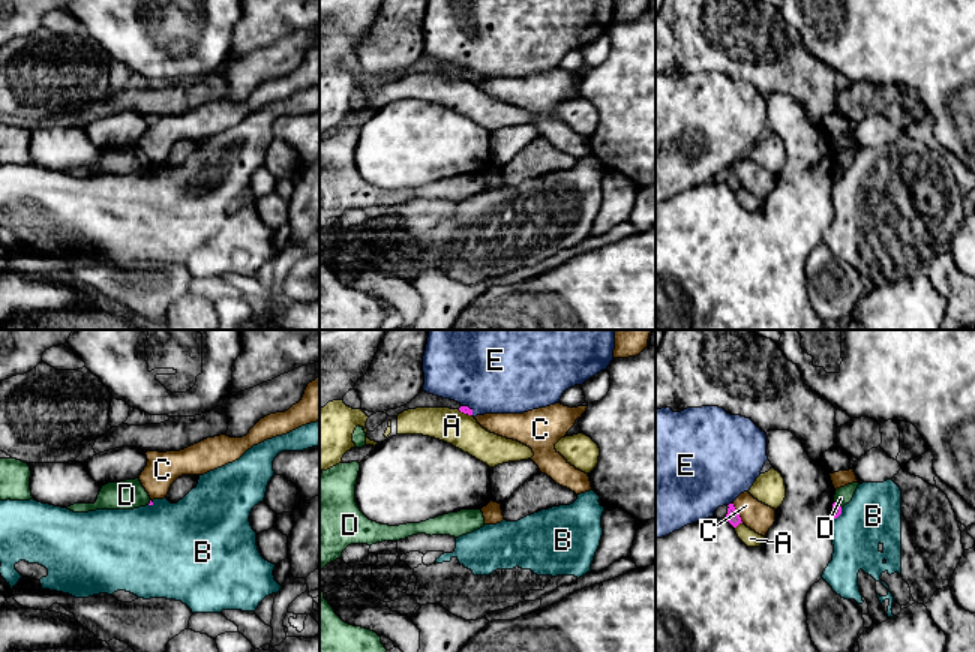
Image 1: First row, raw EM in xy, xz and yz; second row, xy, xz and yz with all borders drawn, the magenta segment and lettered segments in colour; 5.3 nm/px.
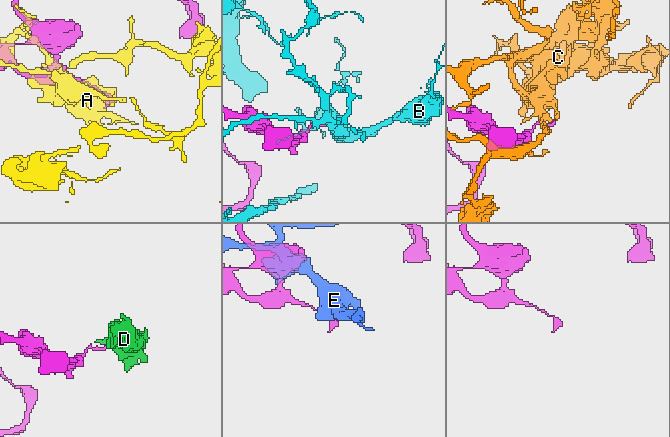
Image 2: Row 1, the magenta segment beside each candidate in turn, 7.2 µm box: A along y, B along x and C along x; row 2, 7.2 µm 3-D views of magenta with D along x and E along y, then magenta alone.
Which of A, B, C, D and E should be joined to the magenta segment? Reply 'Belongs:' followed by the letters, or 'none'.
Belongs: none

